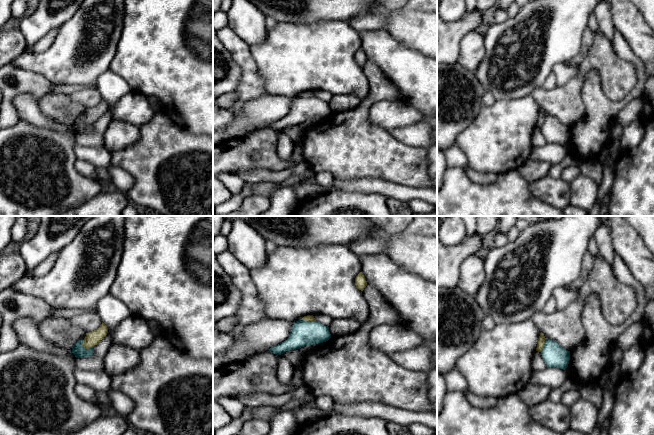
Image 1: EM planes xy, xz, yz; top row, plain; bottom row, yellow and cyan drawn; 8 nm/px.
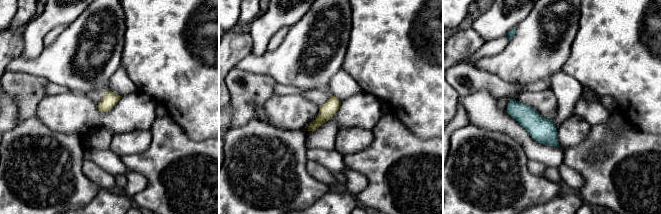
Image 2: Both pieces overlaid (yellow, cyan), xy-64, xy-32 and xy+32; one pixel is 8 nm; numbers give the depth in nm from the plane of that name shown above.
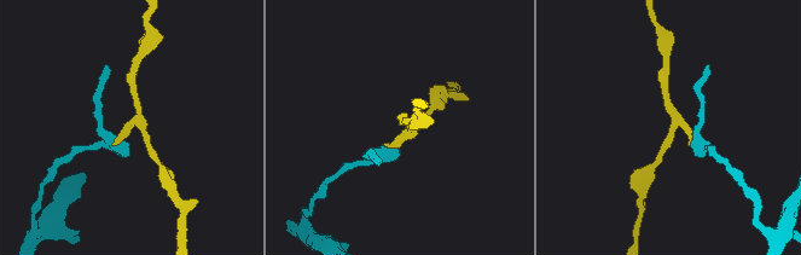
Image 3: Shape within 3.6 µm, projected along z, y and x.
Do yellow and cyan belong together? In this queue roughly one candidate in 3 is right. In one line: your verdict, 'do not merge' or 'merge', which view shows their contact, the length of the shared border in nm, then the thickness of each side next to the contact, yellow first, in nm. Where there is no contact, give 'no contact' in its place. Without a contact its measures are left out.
do not merge | xy | 110 nm | 120/100 nm

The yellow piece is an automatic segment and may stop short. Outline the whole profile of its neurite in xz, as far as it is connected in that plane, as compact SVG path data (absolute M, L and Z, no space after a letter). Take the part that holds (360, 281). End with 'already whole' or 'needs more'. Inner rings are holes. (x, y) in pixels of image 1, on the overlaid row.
M360 272L356 276L356 278L355 278L355 285L361 291L363 291L364 288L367 286L367 281L366 281L365 275L362 272Z; already whole

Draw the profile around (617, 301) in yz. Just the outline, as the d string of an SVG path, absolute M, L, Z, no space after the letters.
M601 255L593 257L592 269L582 286L579 297L564 310L535 313L531 320L546 339L554 340L562 348L572 351L585 340L581 312L586 299L595 294L600 301L604 318L612 325L622 324L635 310L636 293L621 283Z

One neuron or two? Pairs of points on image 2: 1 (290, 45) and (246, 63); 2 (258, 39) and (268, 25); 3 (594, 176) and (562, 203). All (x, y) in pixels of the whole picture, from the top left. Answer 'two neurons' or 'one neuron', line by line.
1: one neuron
2: one neuron
3: two neurons

